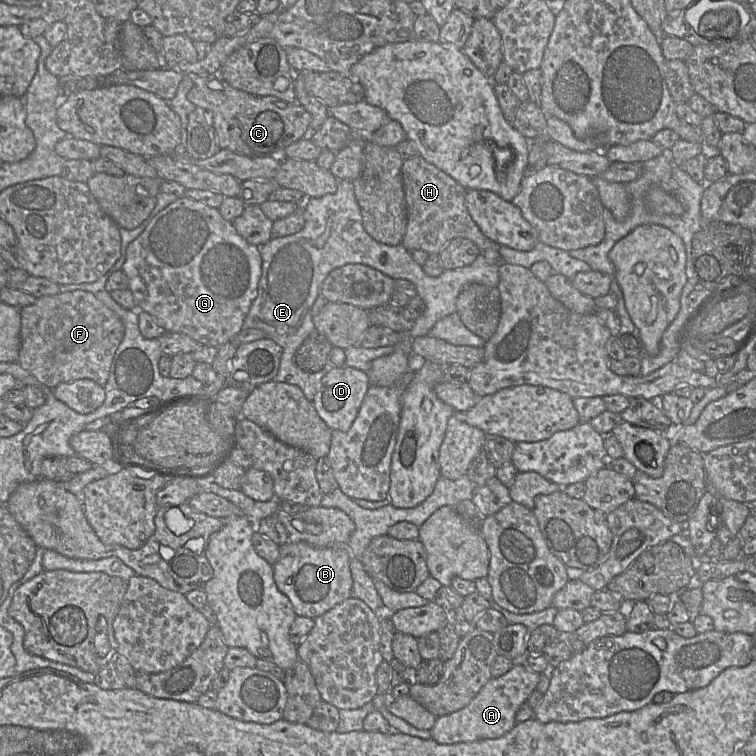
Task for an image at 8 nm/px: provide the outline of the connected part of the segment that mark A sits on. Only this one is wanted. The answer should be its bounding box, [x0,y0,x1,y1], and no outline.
[430,665,539,744]

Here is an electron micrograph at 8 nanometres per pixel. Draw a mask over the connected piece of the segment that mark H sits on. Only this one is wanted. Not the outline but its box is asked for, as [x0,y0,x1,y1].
[401,155,498,254]

